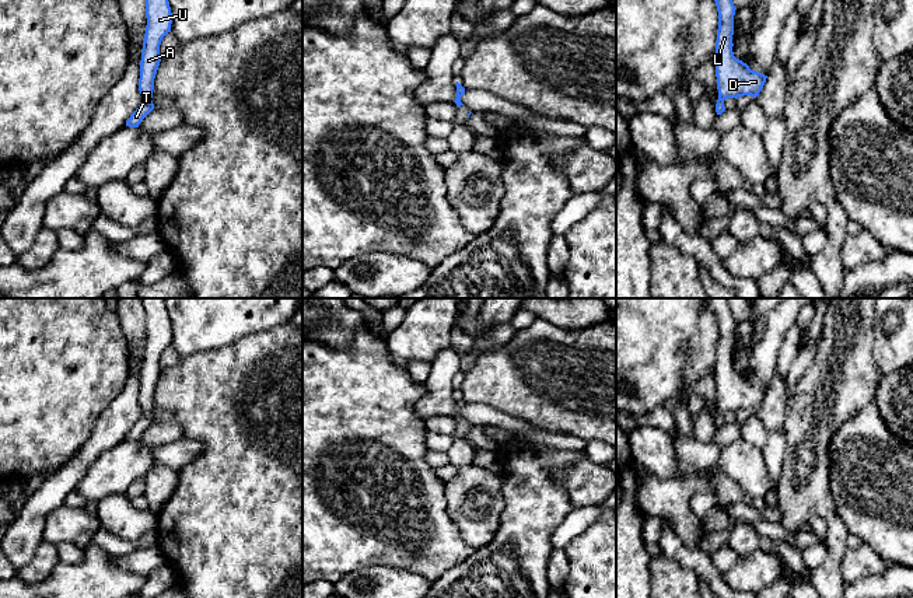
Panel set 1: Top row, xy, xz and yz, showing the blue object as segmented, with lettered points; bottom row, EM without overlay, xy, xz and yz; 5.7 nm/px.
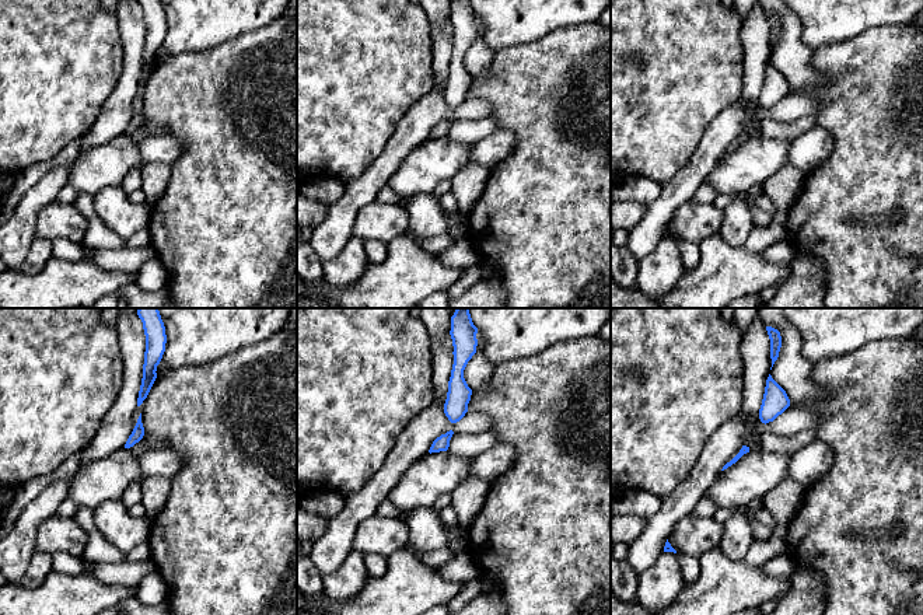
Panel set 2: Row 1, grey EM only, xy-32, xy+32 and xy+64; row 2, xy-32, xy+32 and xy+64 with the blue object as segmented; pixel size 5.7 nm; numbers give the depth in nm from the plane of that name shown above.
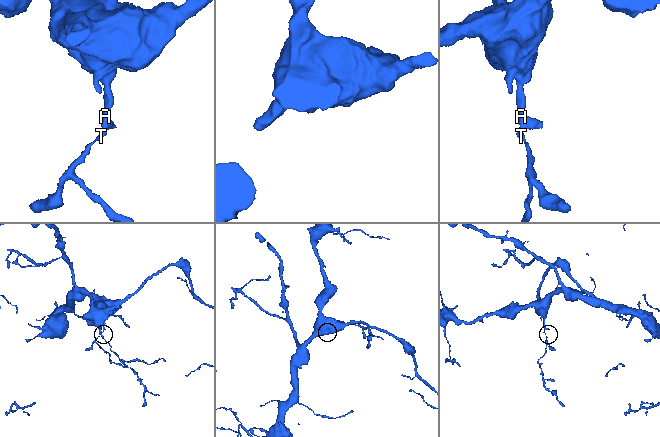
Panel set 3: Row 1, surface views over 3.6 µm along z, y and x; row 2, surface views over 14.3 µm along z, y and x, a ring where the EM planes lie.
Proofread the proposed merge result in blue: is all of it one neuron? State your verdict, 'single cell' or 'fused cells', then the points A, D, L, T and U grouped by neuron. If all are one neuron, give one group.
single cell; groups A D L T U

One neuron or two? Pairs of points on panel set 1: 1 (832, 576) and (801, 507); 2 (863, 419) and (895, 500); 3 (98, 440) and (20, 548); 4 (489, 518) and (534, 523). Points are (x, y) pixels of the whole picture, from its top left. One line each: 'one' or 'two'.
1: one
2: one
3: one
4: two

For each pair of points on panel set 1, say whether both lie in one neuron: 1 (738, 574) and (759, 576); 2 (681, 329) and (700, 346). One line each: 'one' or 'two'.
1: one
2: two

